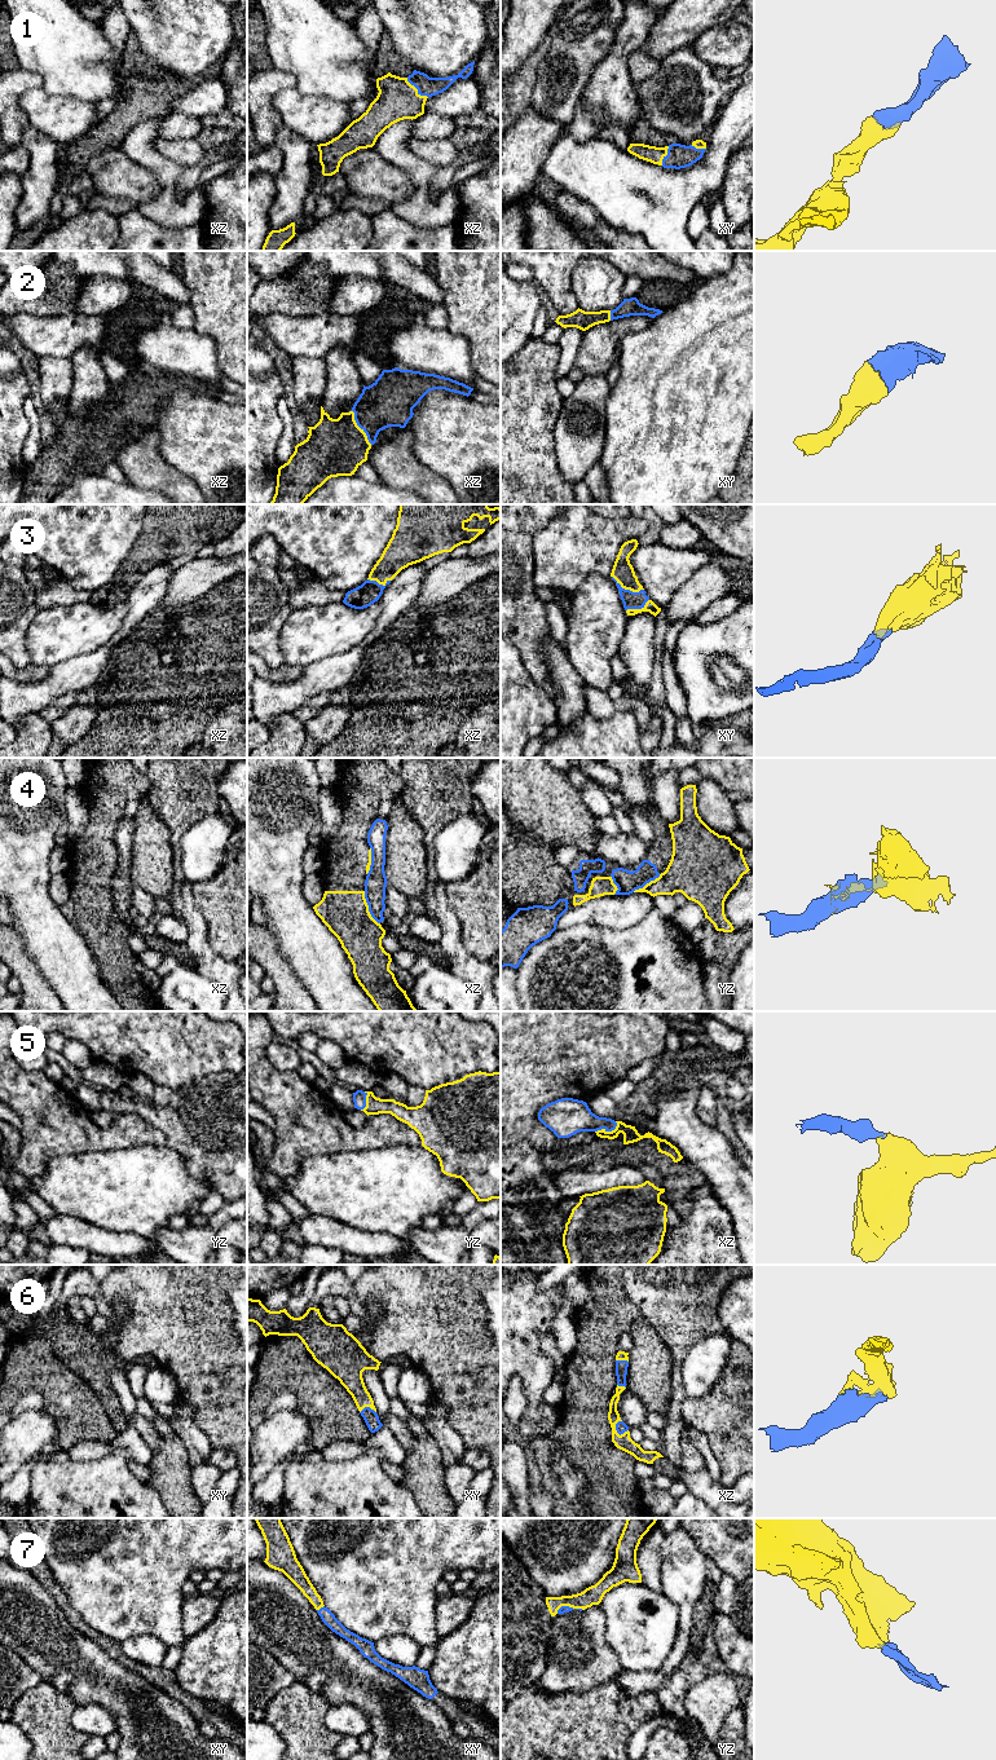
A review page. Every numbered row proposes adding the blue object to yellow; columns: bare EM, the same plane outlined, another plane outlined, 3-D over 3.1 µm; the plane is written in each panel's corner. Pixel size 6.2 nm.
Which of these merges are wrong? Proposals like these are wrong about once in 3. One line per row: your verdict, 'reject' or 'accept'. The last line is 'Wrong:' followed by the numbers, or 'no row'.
1: accept
2: accept
3: accept
4: reject
5: accept
6: accept
7: accept
Wrong: 4

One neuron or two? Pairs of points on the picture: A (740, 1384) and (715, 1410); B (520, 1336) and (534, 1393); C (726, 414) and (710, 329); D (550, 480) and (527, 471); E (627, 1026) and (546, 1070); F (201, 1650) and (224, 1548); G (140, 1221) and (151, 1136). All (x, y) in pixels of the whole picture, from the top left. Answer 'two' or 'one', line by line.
A: one
B: one
C: one
D: one
E: one
F: two
G: two

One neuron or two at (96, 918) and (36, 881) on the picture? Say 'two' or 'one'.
two

